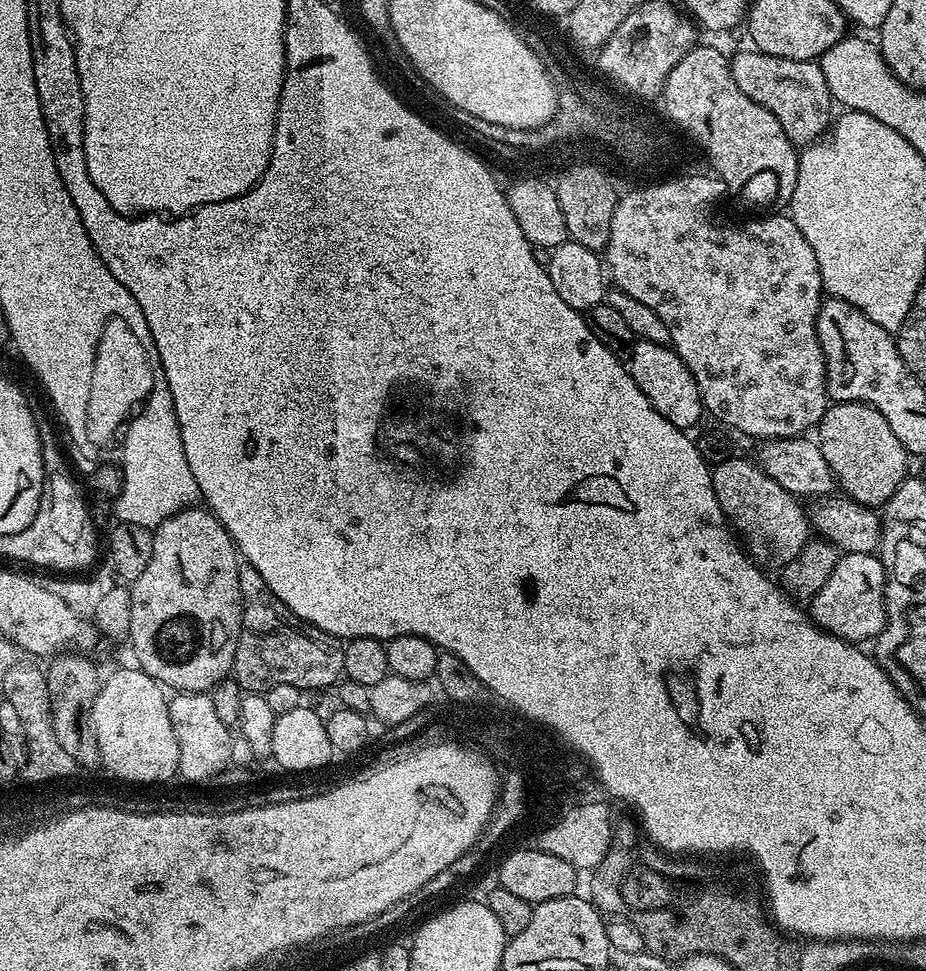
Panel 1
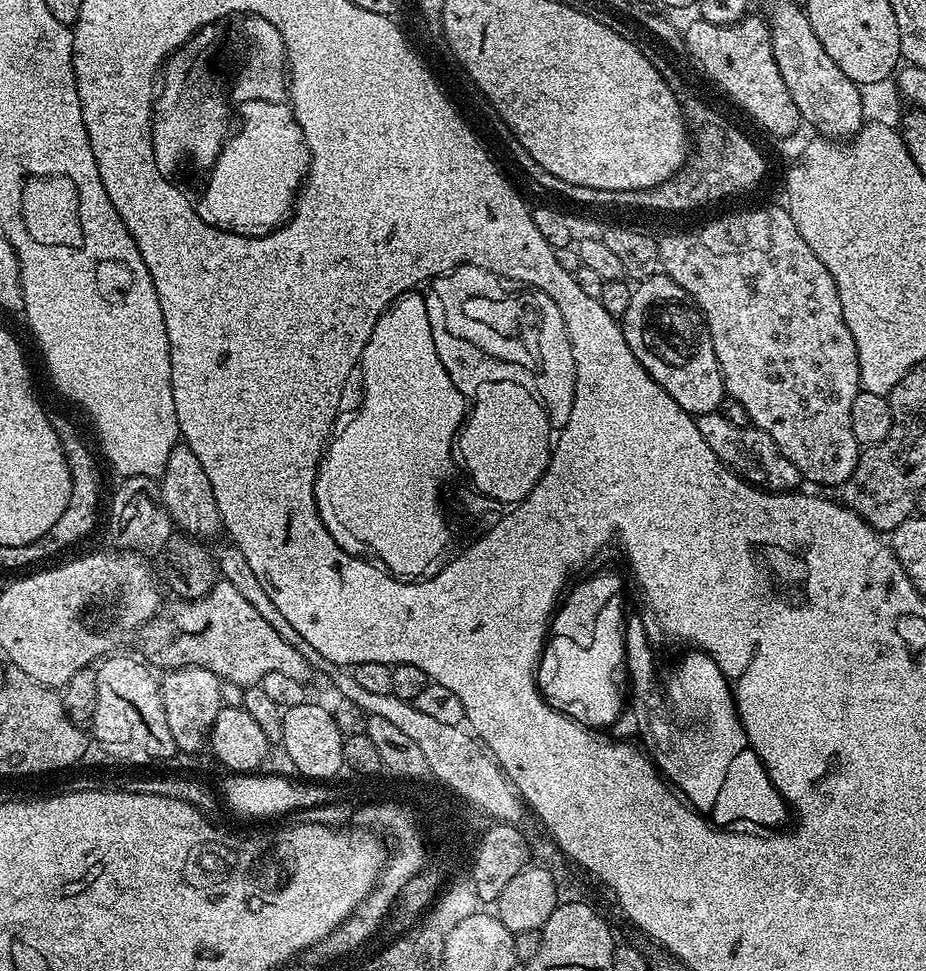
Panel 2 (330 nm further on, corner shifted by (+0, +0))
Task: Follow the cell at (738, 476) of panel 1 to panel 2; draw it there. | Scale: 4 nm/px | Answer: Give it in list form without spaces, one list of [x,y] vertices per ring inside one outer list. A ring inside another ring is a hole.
[[[719,410],[697,416],[695,421],[710,450],[714,450],[716,457],[741,480],[747,480],[749,484],[763,488],[765,492],[791,492],[801,487],[802,477],[798,466],[794,466],[794,462],[790,462],[790,458],[786,458],[782,450],[778,450],[778,446],[774,446],[774,438],[770,438],[770,434],[766,434],[761,428],[734,426],[726,422]]]

